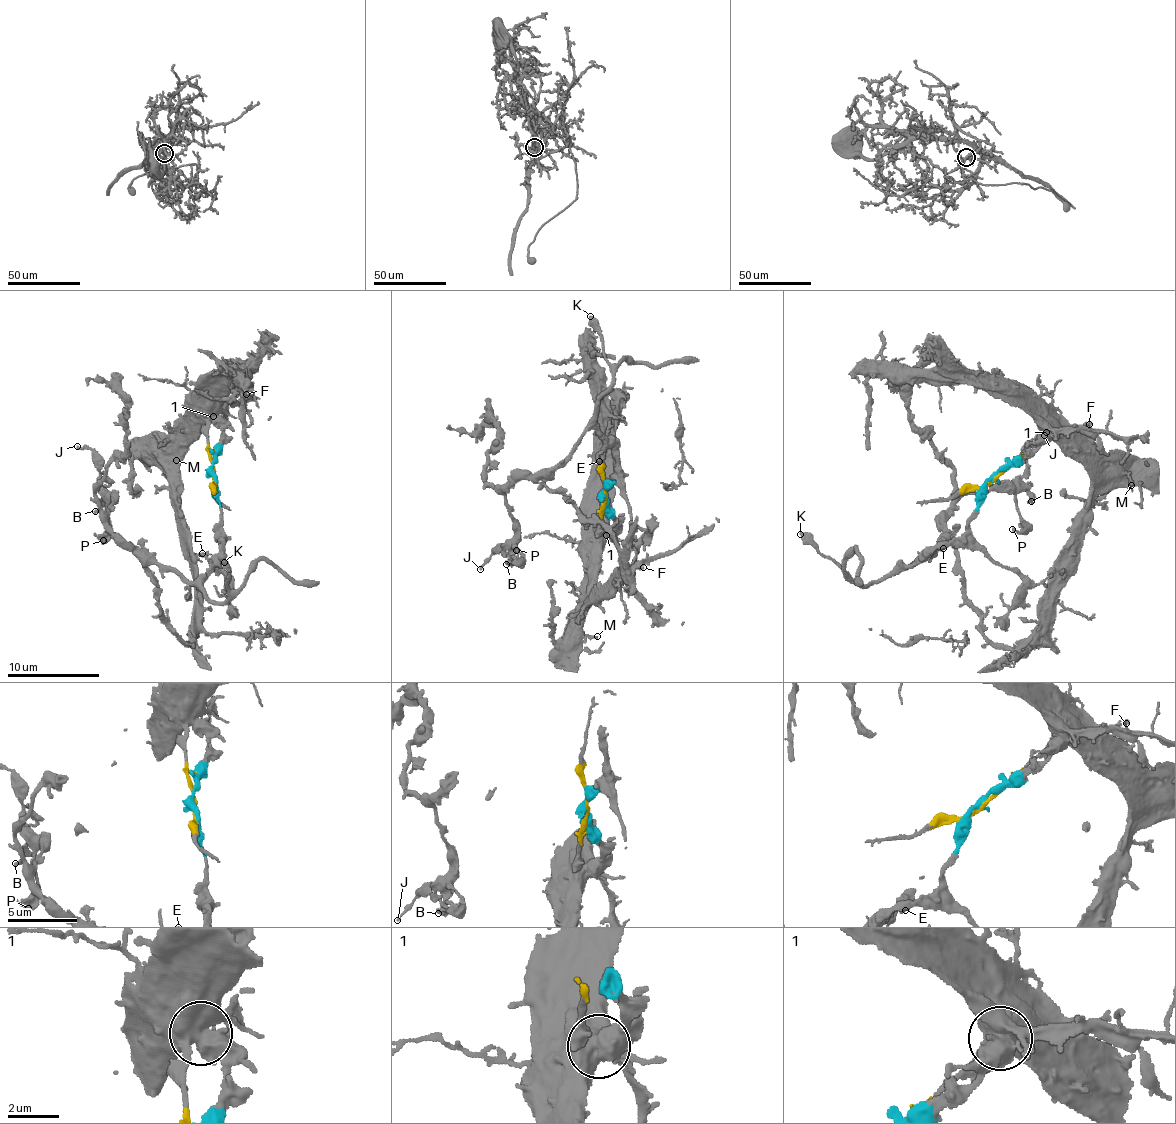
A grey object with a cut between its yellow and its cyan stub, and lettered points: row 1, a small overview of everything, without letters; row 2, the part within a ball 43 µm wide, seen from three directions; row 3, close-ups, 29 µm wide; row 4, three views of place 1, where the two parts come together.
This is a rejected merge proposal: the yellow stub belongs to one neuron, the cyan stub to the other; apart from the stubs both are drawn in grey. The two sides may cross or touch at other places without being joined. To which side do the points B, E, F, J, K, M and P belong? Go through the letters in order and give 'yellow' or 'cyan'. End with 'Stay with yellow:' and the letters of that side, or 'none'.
B: cyan
E: cyan
F: yellow
J: cyan
K: cyan
M: yellow
P: cyan
Stay with yellow: F, M

